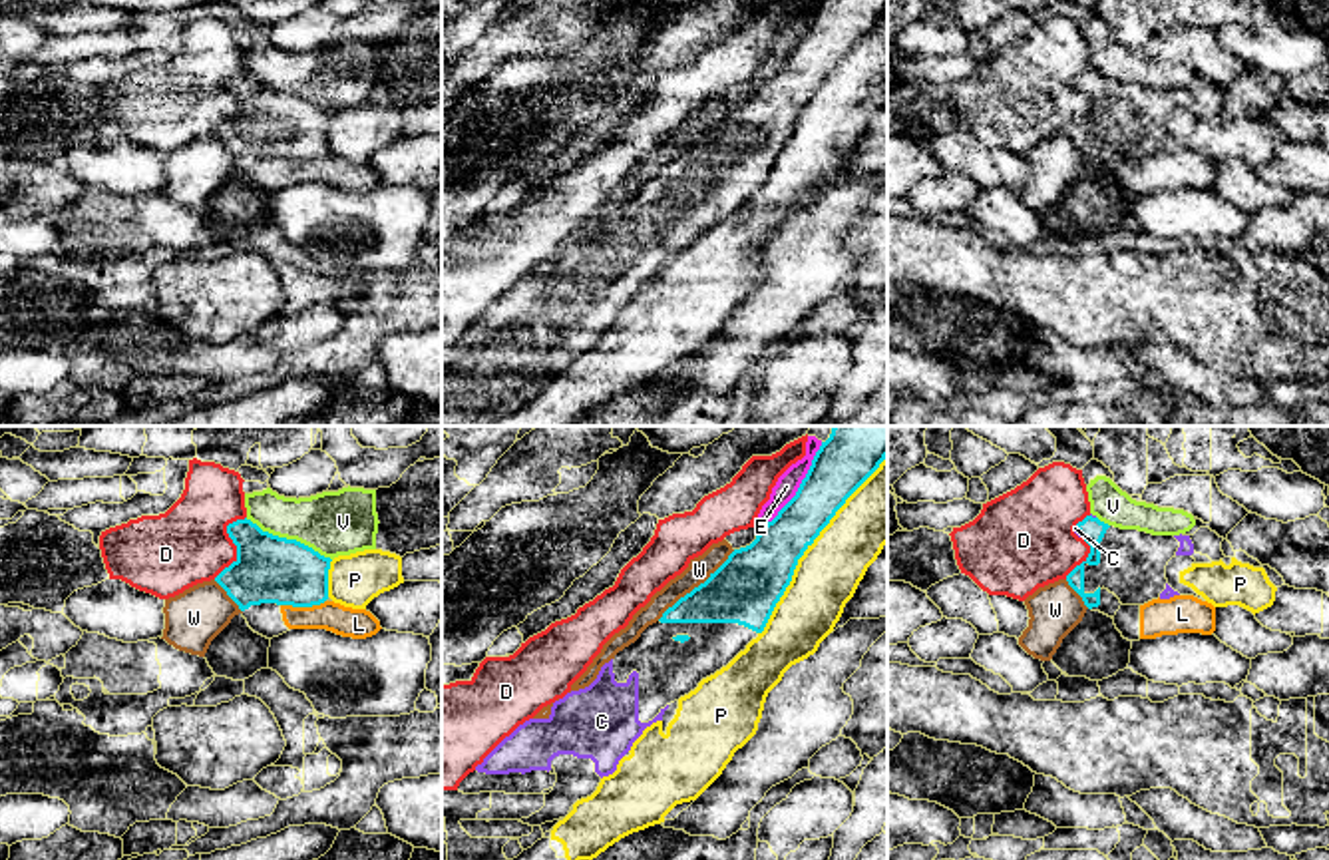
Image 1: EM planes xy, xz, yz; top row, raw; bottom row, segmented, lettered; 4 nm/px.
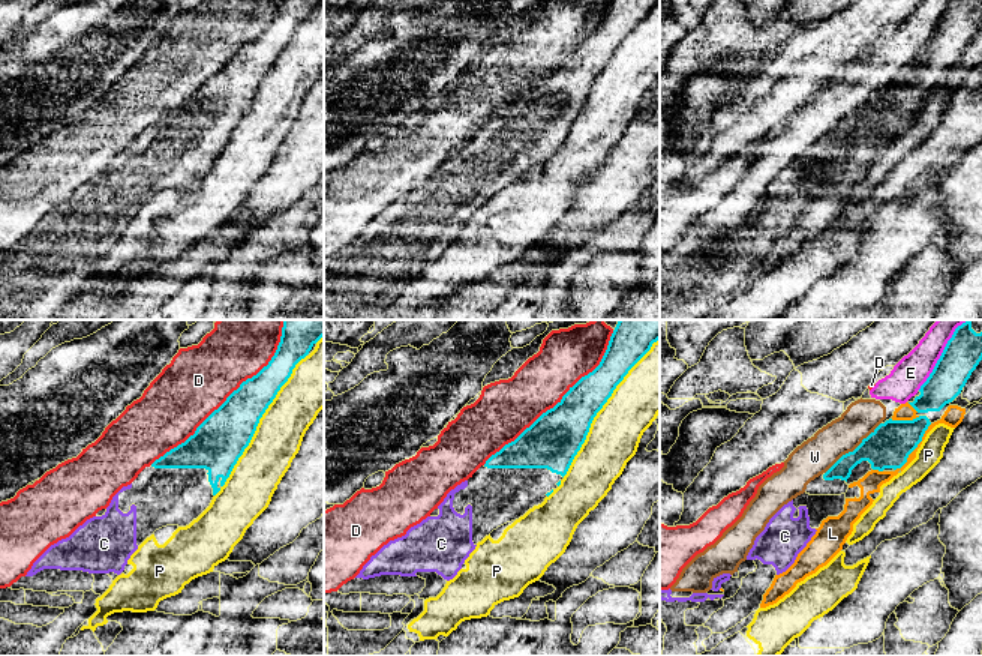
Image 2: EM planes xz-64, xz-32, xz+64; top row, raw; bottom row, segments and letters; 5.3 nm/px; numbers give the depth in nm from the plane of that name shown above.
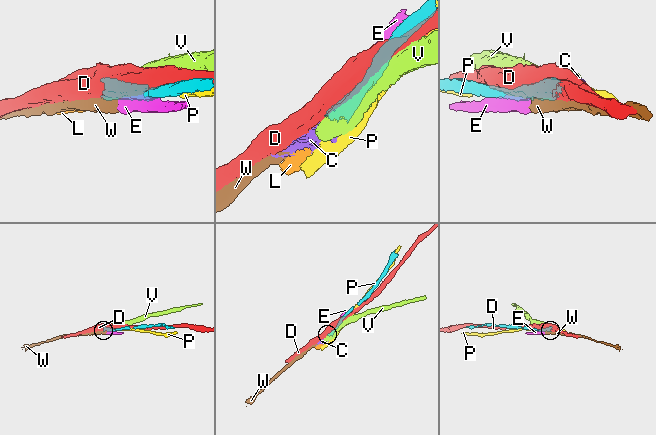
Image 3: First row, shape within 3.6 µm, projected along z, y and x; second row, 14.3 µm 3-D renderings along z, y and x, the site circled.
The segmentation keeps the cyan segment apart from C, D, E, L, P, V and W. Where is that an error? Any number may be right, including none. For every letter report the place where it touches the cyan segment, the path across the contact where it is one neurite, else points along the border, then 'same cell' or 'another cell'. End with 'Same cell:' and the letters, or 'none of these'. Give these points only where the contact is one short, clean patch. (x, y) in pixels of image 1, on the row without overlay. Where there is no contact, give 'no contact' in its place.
C: contact yz (1079, 86); way yz (1091, 84), (1079, 86), (1075, 82); same cell
D: contact xy (233, 96); another cell
E: contact xz (798, 44); another cell
L: contact xy (303, 160); another cell
P: contact xz (812, 96); another cell
V: contact xy (289, 94); another cell
W: contact xz (695, 142); border xz (735, 104), (657, 174); another cell
Same cell: C

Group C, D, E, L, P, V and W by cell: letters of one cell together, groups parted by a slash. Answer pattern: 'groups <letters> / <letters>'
groups C / D / E W / L / P / V

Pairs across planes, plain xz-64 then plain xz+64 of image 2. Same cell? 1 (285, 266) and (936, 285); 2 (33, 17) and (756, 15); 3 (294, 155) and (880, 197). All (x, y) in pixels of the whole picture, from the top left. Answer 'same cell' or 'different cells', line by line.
1: same cell
2: different cells
3: different cells

